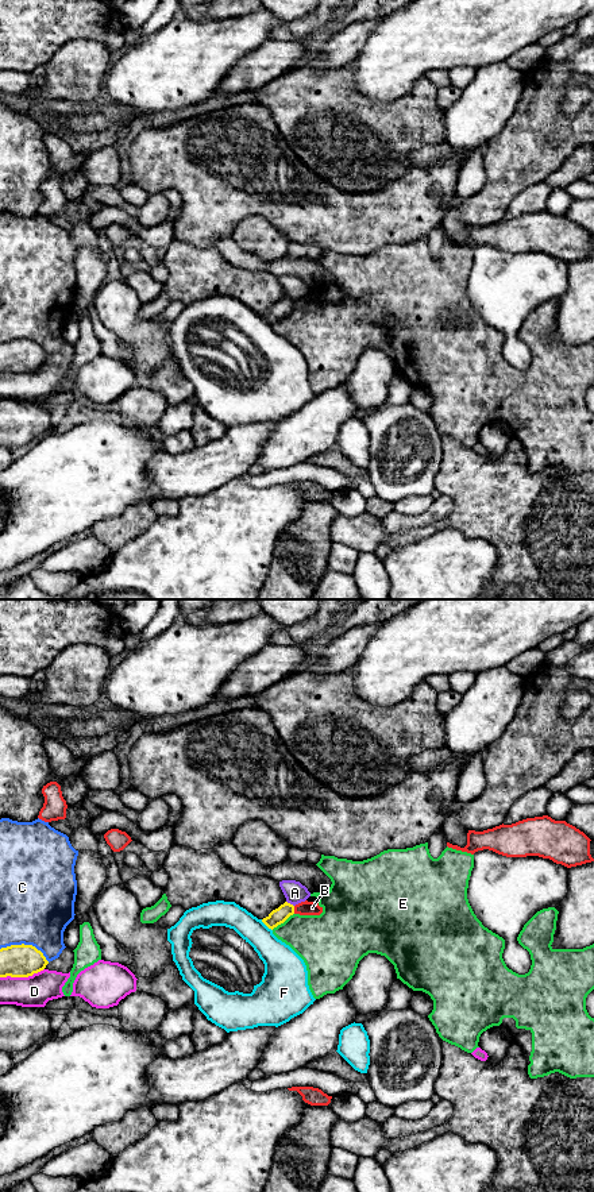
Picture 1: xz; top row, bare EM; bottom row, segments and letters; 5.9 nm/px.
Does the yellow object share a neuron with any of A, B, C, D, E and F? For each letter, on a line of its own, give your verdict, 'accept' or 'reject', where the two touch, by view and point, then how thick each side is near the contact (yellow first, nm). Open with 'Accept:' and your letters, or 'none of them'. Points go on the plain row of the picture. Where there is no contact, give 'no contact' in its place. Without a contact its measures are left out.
Accept: none of them
A: reject; meets yellow in xz at (289, 299); 90 nm thick on the yellow side, 130 nm on the other
B: reject; meets yellow in xz at (293, 305); 90 nm thick on the yellow side, 80 nm on the other
C: reject; meets yellow in xz at (26, 340); 190 nm thick on the yellow side, 440 nm on the other
D: reject; meets yellow in xz at (22, 371); 190 nm thick on the yellow side, 190 nm on the other
E: reject; meets yellow in xz at (282, 317); 90 nm thick on the yellow side, 300 nm on the other
F: reject; meets yellow in xz at (266, 320); 90 nm thick on the yellow side, 200 nm on the other

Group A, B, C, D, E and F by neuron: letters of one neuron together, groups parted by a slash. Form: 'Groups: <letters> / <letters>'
Groups: A / B / C / D / E / F

